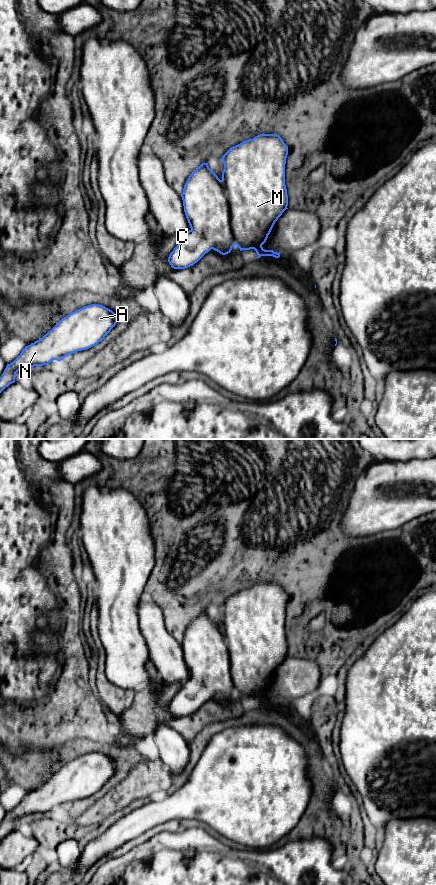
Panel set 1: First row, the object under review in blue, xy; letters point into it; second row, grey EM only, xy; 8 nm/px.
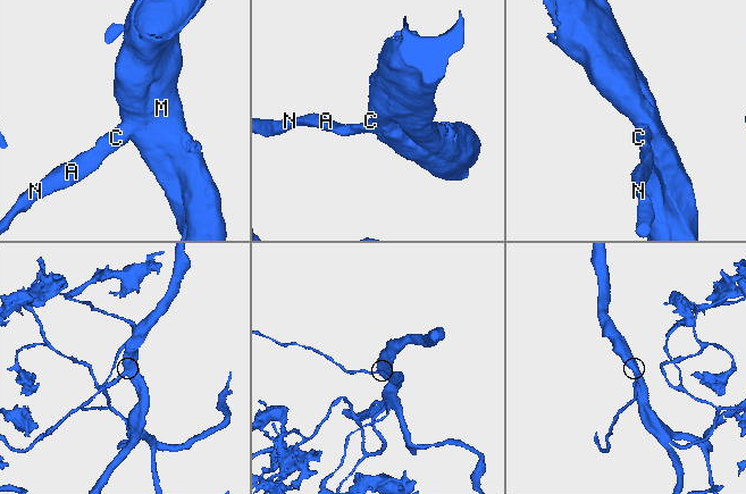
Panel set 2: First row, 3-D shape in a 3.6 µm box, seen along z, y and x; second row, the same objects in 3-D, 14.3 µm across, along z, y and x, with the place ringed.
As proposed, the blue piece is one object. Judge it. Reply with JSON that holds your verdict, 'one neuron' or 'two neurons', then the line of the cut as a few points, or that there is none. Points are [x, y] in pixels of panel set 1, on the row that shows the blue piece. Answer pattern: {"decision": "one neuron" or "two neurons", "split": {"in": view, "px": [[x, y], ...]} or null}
{"decision": "one neuron", "split": null}

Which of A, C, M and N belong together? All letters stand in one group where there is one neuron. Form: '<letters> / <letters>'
A C M N

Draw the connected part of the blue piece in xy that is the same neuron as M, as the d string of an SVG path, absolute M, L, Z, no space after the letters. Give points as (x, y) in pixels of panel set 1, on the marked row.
M260 134L253 139L243 141L242 143L231 147L220 159L224 163L224 170L222 172L222 179L220 180L218 176L209 168L208 163L202 163L196 168L194 172L191 173L187 179L183 192L181 194L184 206L184 212L188 223L190 225L190 230L182 237L180 243L174 248L168 257L168 262L174 269L185 269L193 266L197 263L206 253L211 249L219 252L222 255L226 255L231 252L232 247L237 245L240 251L254 249L258 255L257 258L261 256L273 256L275 258L280 257L280 253L274 252L273 250L265 250L262 245L266 242L268 235L270 234L275 222L282 215L282 213L288 209L288 195L285 185L285 164L288 155L288 146L284 143L283 139L277 134Z

